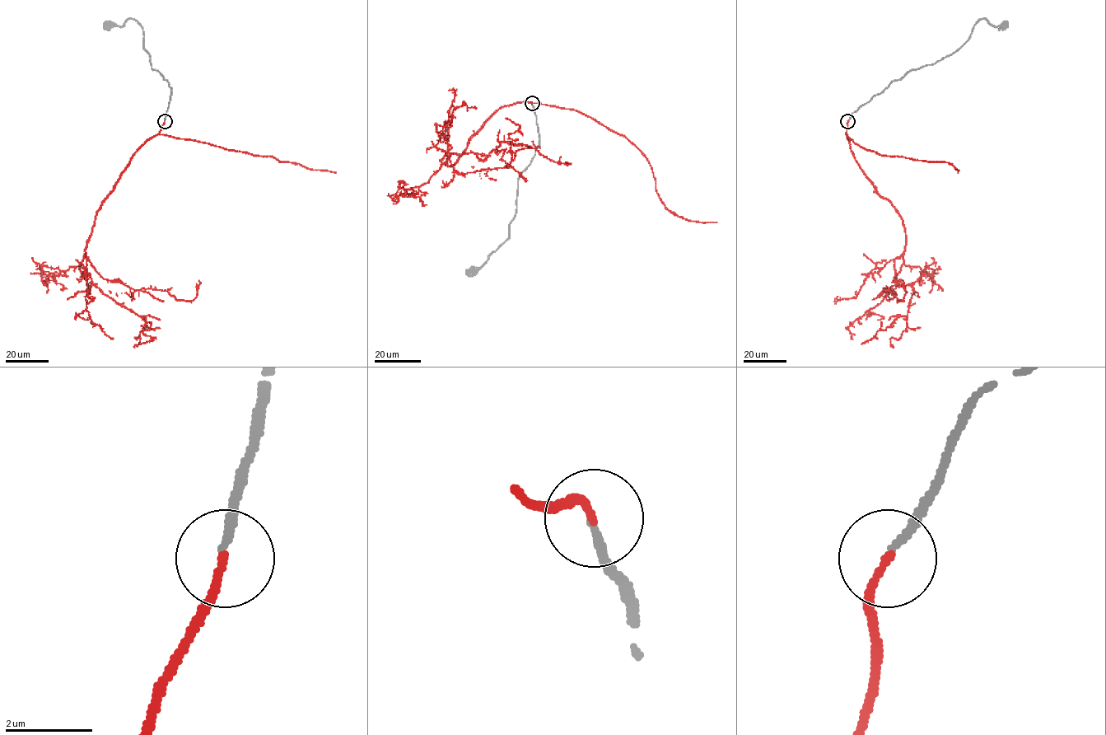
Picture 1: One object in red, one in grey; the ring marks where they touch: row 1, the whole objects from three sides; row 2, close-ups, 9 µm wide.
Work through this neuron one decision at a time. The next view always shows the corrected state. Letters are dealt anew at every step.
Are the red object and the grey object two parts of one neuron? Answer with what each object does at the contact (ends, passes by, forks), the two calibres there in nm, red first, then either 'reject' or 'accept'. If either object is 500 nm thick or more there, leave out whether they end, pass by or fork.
red ends there; grey ends there; 160 nm thick on the red side, 160 nm on the other; accept

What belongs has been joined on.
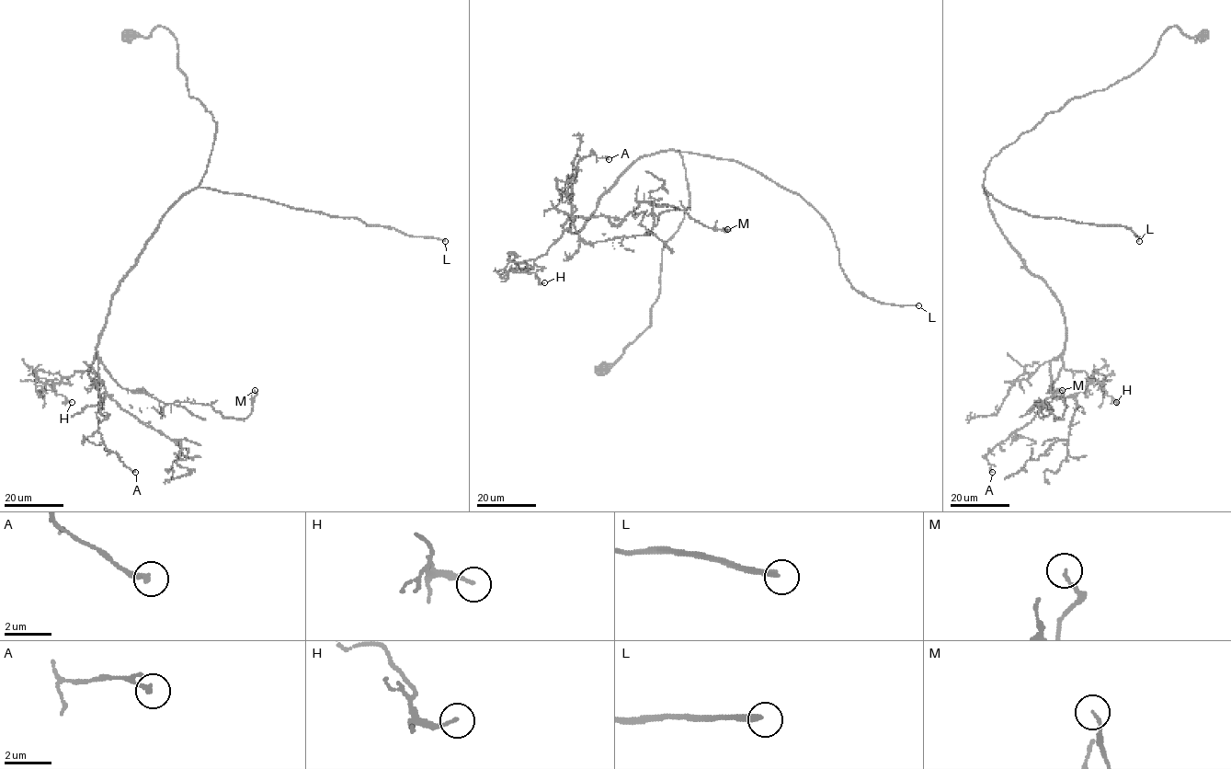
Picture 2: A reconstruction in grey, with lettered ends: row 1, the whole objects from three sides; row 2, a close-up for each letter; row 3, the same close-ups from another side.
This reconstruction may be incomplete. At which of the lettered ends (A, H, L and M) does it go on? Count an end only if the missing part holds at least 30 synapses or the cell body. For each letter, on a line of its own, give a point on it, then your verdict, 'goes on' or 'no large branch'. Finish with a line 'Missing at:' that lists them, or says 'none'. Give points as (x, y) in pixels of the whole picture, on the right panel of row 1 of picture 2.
A: place (992, 472); no large branch
H: place (1116, 402); no large branch
L: place (1139, 241); goes on
M: place (1062, 390); no large branch
Missing at: L

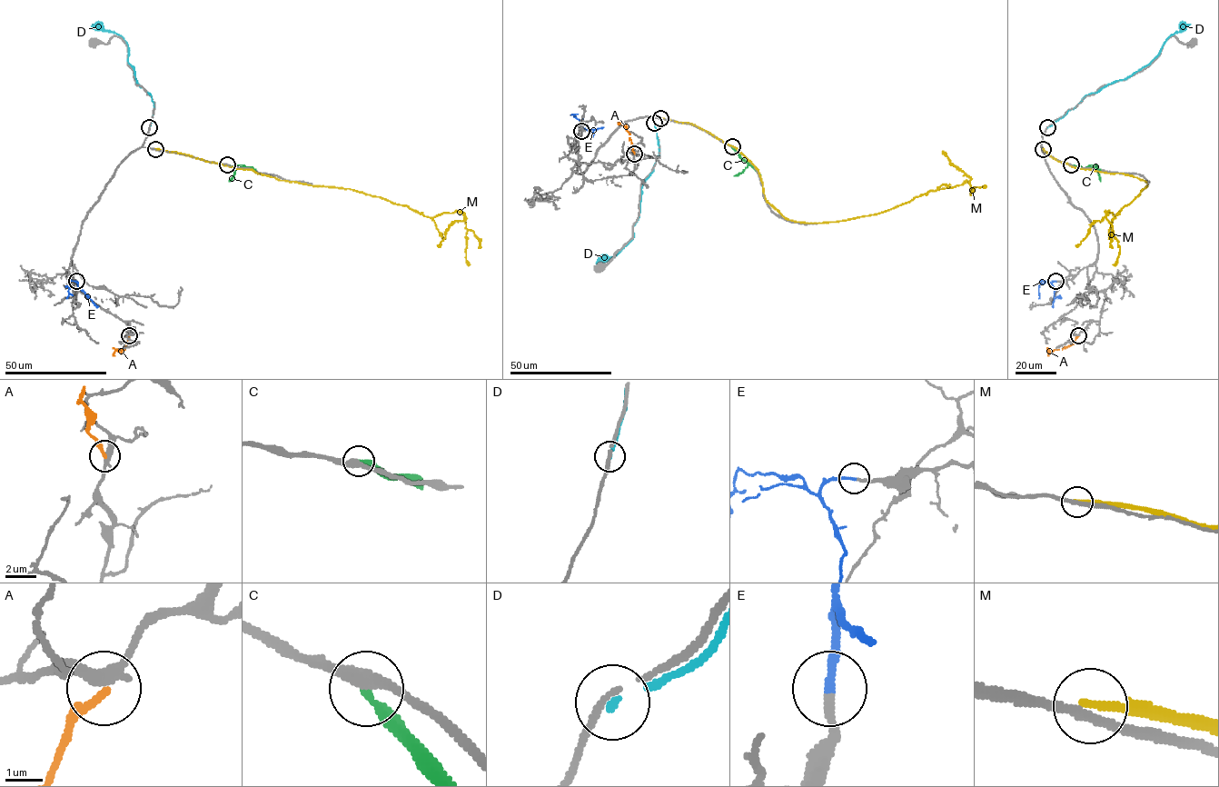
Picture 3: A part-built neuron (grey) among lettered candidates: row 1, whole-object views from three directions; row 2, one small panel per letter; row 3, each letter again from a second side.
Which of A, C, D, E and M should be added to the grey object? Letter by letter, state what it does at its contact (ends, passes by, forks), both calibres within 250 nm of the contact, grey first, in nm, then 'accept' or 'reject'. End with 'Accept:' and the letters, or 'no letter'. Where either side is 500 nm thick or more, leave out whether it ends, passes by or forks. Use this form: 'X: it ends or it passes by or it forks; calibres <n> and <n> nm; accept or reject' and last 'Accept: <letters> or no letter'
A: it ends; calibres 320 and 220 nm; reject
C: it ends; calibres 360 and 240 nm; reject
D: it ends; calibres 160 and 140 nm; reject
E: it ends; calibres 190 and 200 nm; accept
M: it ends; calibres 200 and 220 nm; reject
Accept: E

